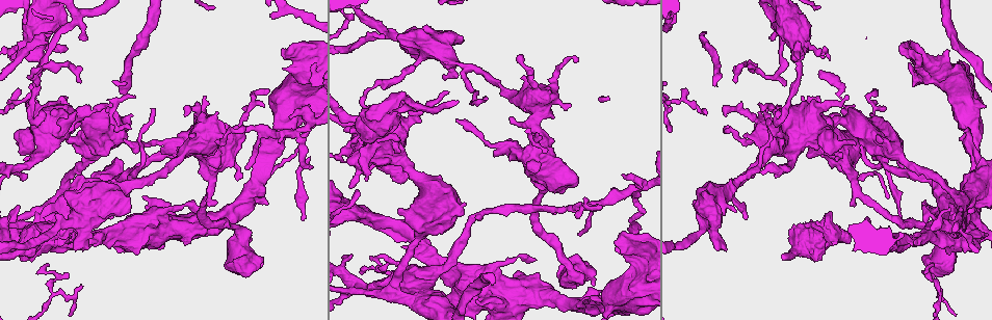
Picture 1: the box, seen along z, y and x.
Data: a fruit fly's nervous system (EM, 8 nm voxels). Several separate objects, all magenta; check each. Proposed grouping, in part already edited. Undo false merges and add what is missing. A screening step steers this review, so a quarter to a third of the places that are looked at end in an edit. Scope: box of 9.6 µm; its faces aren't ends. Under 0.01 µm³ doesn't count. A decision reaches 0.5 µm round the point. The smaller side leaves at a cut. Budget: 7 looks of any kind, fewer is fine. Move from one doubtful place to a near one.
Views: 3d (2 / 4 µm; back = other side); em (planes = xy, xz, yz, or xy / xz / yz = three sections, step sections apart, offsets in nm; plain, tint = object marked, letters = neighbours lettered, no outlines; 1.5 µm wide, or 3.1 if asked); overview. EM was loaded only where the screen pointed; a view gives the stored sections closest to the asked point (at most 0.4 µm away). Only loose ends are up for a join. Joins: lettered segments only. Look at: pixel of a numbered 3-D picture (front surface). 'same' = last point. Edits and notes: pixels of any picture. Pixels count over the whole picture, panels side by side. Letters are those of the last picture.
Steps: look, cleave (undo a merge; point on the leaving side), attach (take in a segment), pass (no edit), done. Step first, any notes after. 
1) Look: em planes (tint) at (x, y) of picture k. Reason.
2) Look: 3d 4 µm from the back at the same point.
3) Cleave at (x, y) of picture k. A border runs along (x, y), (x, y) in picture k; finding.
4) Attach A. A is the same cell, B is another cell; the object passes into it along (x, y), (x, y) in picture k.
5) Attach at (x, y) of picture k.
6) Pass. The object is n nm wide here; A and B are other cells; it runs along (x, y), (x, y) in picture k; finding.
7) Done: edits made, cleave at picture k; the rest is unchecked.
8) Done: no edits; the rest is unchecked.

Look: em planes (letters) at (80, 82) of picture 1. Thin end.

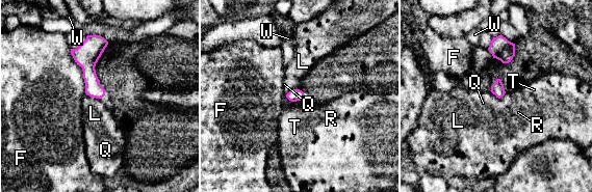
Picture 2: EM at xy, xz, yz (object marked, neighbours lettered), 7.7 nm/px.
Pass. The object is 90 nm wide here; F, L, Q, R, T and W are other cells; a border runs along (85, 92), (99, 99) in picture 2; no lettered segment goes on from it.

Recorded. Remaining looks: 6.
Look: 3d 4 µm at (74, 233) of picture 1. Stops while still wide.

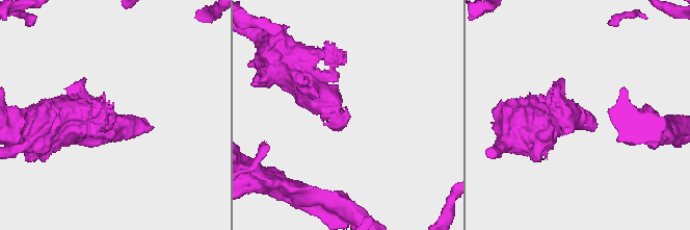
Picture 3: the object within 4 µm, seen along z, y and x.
Look: em planes (letters) at (115, 114) of picture 3. Now the EM.

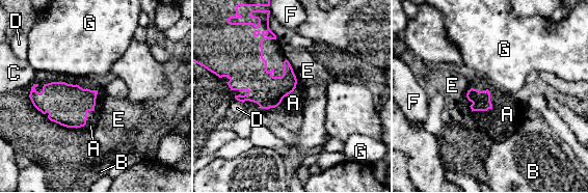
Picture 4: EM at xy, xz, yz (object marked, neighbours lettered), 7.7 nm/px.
Attach A. The longest contact is with A, 280 nm; A is the same cell, B, C, D, E, F and G are other cells; the object passes into it along (268, 91), (287, 94), (293, 103) in picture 4; it goes on there.

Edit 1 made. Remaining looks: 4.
Look: overview.

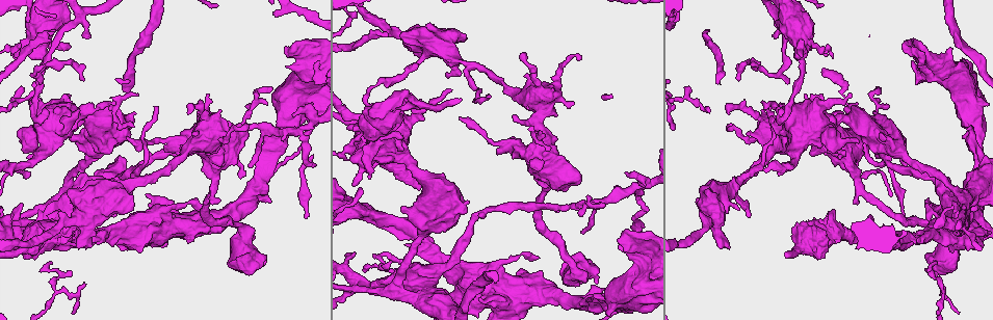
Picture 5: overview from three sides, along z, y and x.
Look: em planes (plain) at (802, 246) of picture 5. Three-way junction.

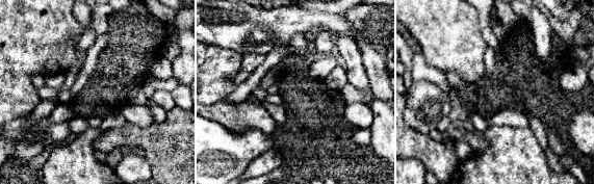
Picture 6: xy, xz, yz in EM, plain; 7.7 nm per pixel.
Look: em planes (letters) at the same point.

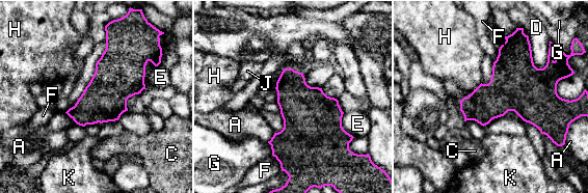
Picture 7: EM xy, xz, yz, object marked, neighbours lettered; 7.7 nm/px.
Pass. The object is 280 nm wide here; A, C, D, E, F, G, H, J and K are other cells; a border runs along (481, 83), (469, 94) in picture 7; all the same neuron.

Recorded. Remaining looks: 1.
Done: edits made, attach at picture 4; the rest is unchecked.

